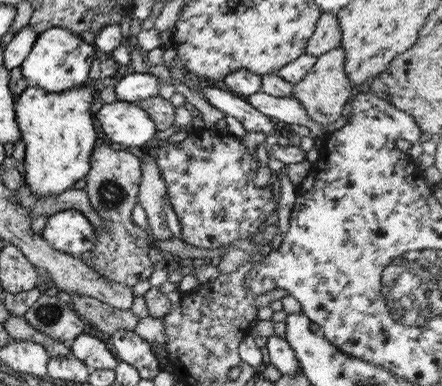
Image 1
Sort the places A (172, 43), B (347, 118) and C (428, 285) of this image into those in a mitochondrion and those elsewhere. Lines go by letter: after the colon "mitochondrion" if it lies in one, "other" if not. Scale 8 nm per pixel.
A: other
B: other
C: mitochondrion

